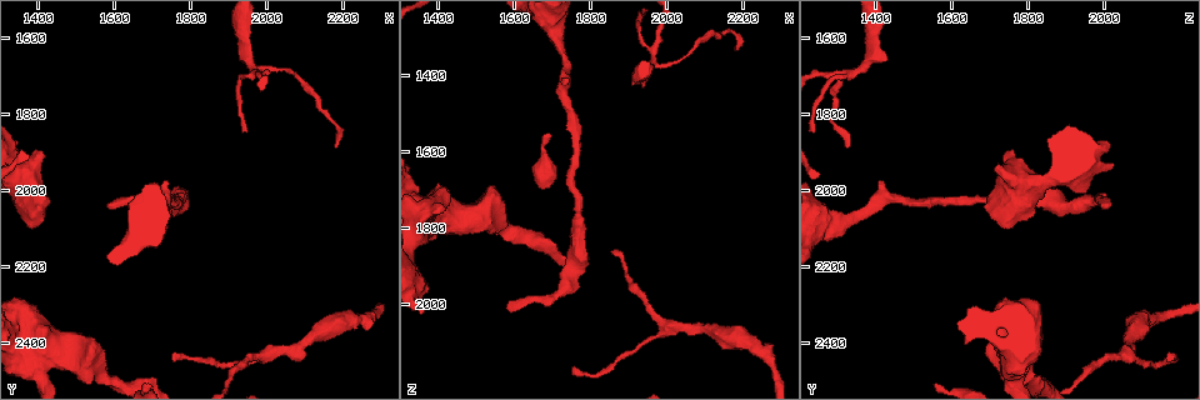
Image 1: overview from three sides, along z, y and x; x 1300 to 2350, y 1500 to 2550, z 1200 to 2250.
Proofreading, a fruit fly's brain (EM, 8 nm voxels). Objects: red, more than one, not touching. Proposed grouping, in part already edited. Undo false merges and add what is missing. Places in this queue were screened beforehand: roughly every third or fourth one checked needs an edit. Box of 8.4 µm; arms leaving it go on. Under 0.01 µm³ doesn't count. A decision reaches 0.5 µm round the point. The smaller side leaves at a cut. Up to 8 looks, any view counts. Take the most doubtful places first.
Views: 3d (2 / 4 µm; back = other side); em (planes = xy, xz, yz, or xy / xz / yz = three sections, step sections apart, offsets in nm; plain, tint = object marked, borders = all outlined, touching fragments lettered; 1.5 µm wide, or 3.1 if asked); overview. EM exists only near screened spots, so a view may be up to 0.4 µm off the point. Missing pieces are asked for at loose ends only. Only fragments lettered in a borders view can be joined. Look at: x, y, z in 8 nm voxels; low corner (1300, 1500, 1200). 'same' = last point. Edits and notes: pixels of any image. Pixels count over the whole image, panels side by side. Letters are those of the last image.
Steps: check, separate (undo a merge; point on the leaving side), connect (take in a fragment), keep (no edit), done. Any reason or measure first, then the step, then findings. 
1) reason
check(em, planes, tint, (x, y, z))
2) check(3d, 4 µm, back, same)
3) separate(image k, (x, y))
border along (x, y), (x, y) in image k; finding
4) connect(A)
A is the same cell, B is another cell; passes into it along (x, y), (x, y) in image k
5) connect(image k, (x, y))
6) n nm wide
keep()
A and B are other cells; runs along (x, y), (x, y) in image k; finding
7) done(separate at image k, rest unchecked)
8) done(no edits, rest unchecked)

free end
check(em, xz, step 8, tint, (1375, 2075, 1805))

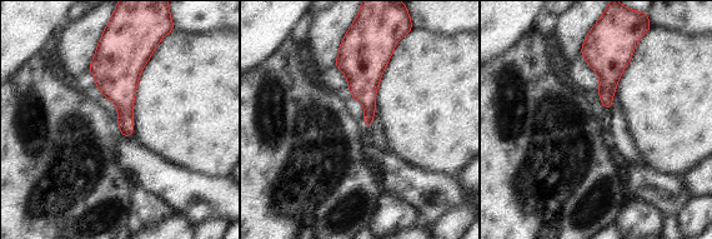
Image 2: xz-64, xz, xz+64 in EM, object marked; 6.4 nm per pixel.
check(em, planes, borders, same)

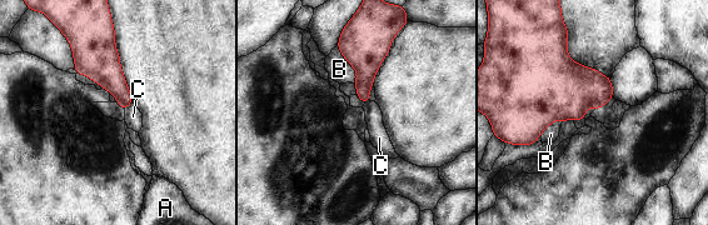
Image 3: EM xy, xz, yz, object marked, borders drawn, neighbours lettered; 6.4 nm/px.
B touches over 280 nm
keep()
A, B and C are other cells; none of them fits

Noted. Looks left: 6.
sudden change in width
check(3d, 2 µm, (1765, 2015, 1805))

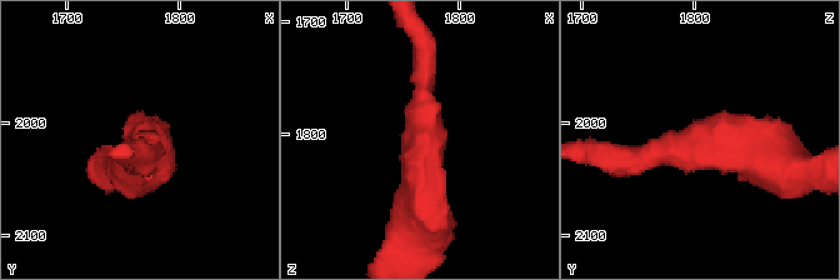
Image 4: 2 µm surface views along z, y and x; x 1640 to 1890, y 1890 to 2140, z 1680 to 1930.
arms of 170, 360 nm
check(em, xz, step 4, borders, (1770, 2020, 1810))

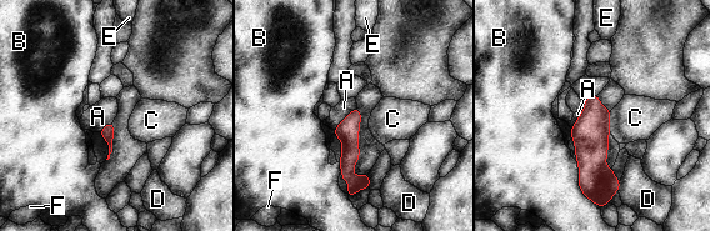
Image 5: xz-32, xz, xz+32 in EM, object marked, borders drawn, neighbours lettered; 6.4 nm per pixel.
keep()
A, B, C, D, E and F are other cells; border along (620, 180), (618, 190) in image 5; one neuron here

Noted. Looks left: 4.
sudden change in width
check(3d, 4 µm, (2245, 2335, 2115))

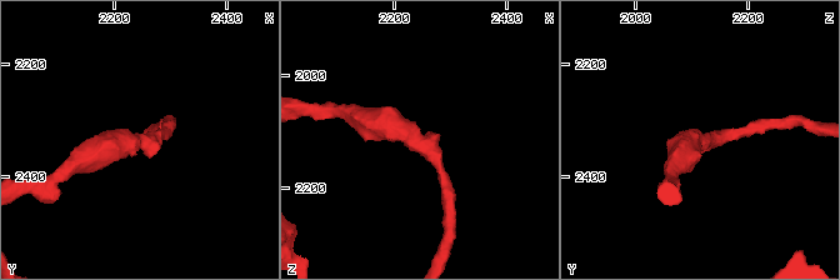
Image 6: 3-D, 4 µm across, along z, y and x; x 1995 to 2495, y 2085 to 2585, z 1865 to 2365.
check(em, planes, borders, (2250, 2335, 2115))

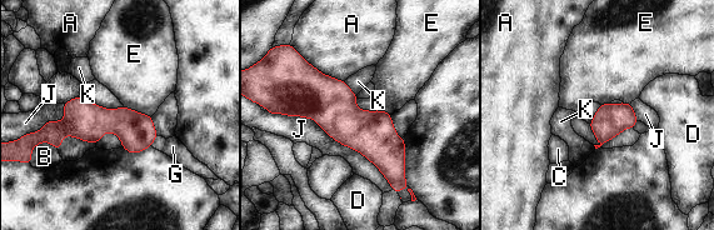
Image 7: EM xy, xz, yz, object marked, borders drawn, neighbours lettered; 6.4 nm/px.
keep()
A, B, C, D, E, G, J and K are other cells; one neuron here

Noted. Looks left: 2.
done(no edits, rest unchecked)

